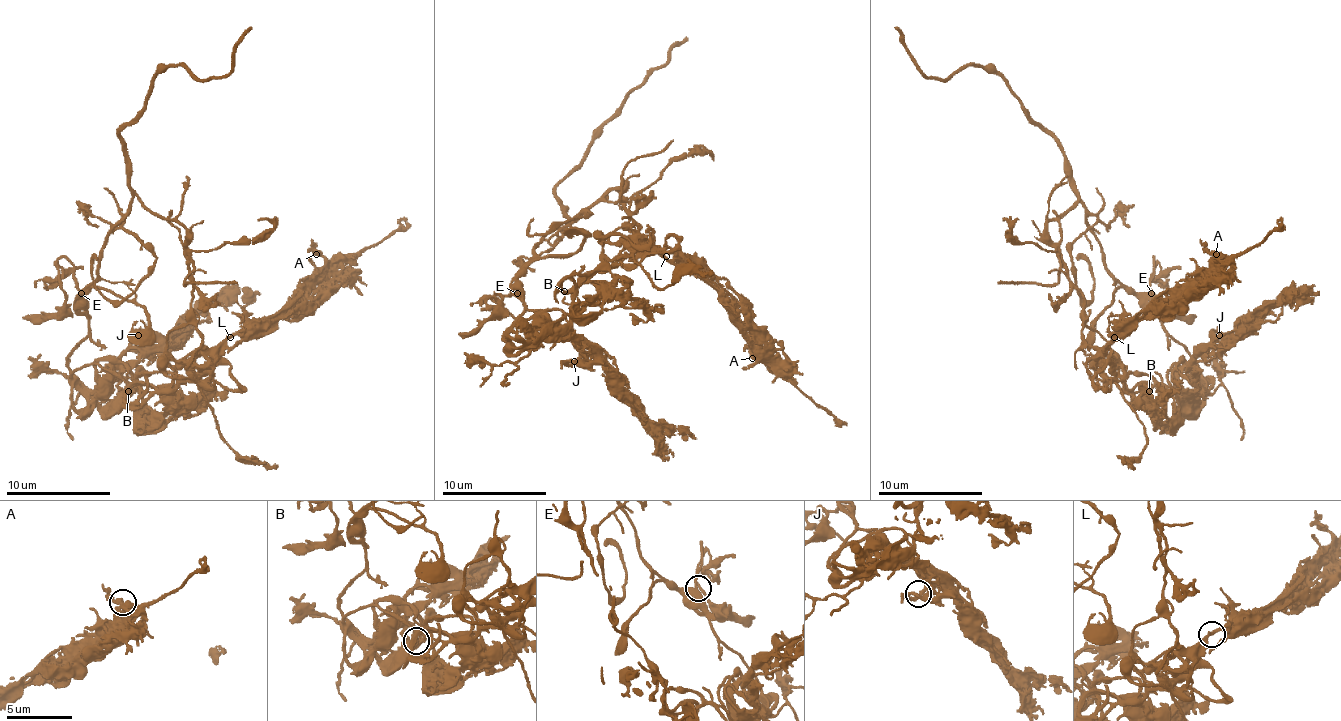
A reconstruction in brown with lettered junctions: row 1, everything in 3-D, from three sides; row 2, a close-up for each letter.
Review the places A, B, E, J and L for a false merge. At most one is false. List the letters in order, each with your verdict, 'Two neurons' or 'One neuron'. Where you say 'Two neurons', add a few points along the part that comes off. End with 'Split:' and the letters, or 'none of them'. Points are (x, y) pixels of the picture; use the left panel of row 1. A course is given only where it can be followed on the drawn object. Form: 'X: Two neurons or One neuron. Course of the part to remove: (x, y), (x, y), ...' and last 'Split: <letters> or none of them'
A: One neuron
B: One neuron
E: One neuron
J: One neuron
L: One neuron
Split: none of them

